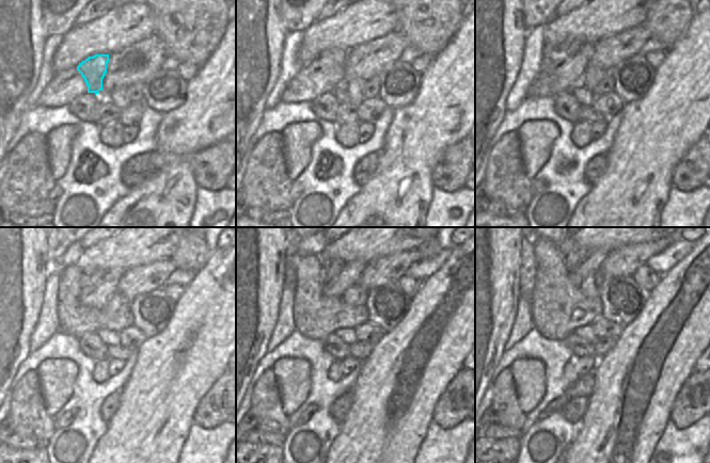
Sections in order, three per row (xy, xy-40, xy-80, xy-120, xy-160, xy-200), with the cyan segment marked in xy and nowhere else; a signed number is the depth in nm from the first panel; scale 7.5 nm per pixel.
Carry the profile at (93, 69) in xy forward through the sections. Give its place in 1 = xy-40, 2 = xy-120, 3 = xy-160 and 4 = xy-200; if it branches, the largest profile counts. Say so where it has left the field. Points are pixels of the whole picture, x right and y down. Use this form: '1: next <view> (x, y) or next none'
1: next xy-40 (336, 56)
2: next xy-120 (88, 278)
3: next xy-160 (332, 268)
4: next xy-200 (571, 255)

